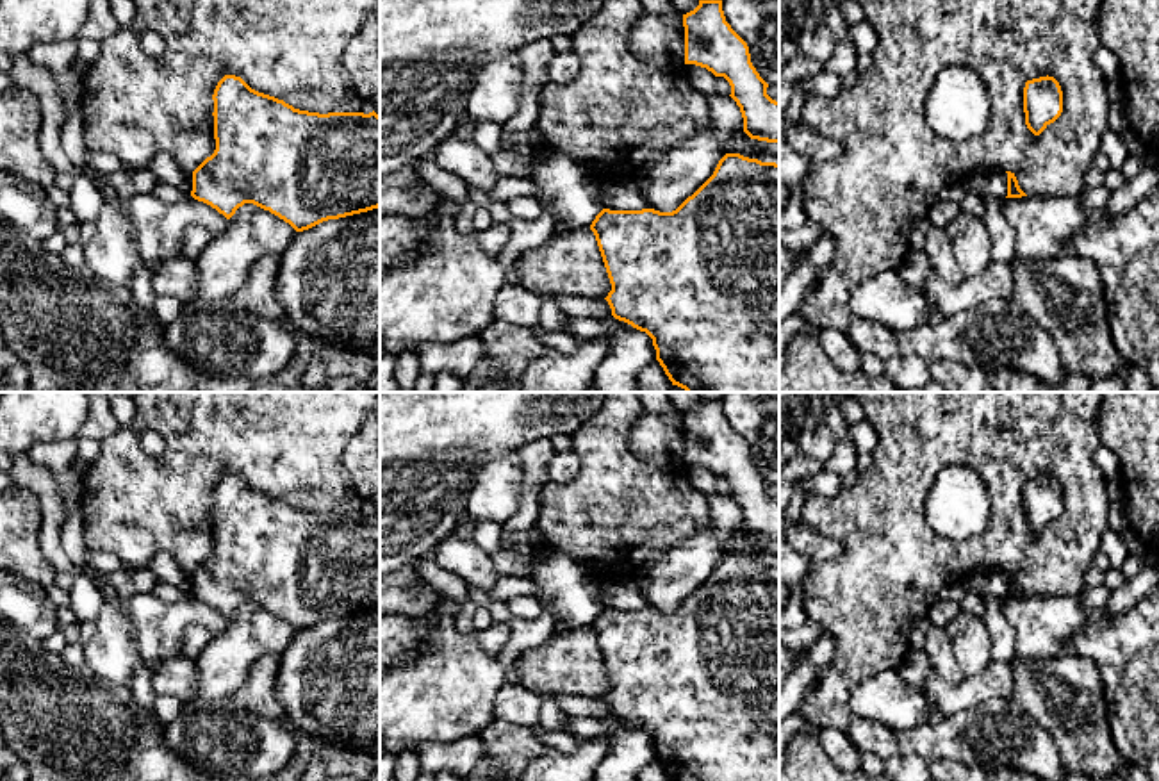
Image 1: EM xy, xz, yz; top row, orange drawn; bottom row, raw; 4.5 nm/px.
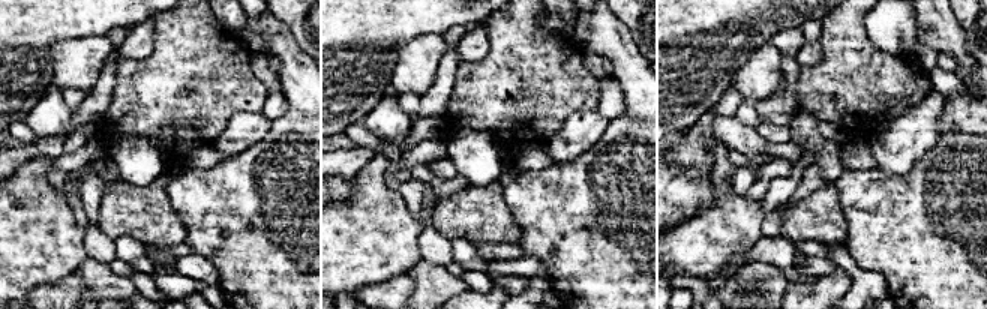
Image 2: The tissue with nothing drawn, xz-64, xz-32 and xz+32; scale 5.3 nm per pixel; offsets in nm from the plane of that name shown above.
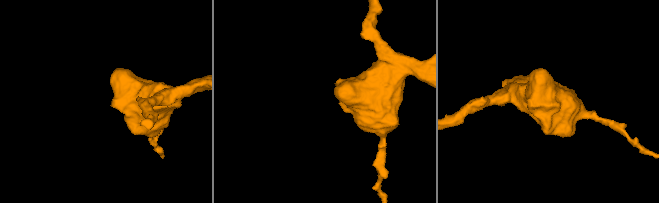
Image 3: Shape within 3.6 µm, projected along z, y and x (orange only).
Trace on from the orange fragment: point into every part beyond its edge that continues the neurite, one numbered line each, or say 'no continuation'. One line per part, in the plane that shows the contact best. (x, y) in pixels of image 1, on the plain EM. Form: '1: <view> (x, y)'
no continuation

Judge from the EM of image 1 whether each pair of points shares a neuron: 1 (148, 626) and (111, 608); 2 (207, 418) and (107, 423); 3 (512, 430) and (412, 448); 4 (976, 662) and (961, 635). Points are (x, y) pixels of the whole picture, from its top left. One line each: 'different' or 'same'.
1: different
2: different
3: same
4: same

